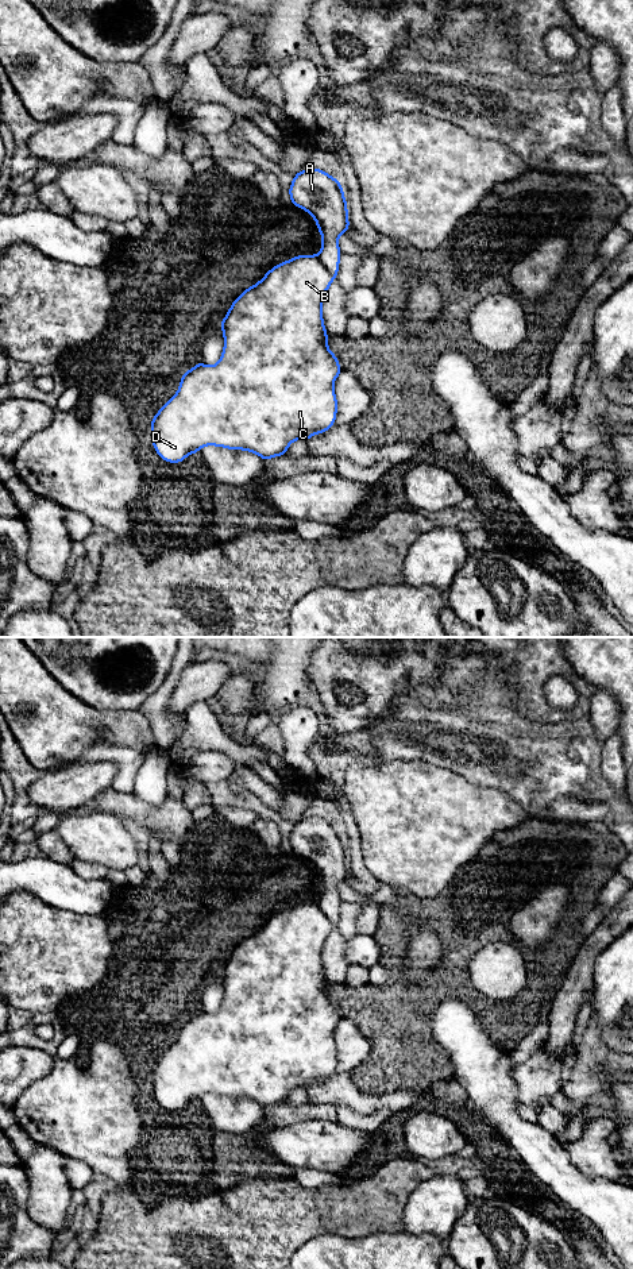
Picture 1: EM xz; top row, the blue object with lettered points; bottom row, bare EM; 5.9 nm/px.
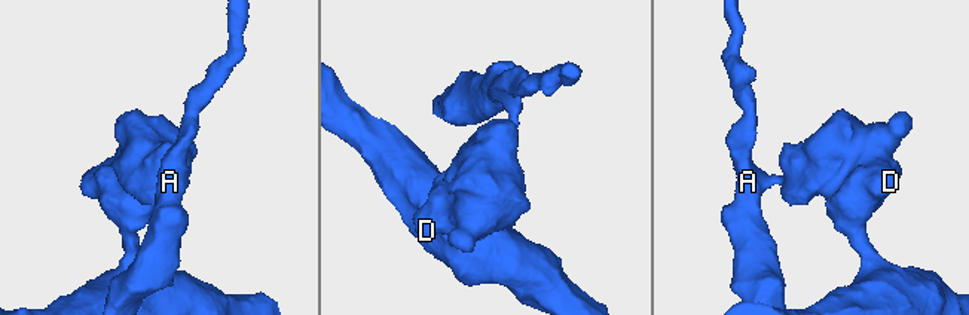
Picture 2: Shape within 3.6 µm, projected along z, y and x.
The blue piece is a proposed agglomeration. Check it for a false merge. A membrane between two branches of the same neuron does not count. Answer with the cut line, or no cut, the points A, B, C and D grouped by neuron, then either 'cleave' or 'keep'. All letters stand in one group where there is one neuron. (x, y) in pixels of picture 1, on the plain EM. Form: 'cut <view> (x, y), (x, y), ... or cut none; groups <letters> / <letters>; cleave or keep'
cut xz (317, 903), (334, 925); groups A / B C D; cleave

